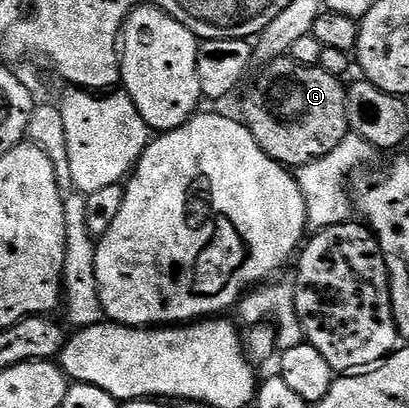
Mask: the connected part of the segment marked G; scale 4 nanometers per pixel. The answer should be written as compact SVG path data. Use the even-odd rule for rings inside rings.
M290 55L268 61L264 68L253 92L245 96L243 123L251 130L255 142L259 142L259 146L272 160L290 170L302 168L323 154L331 154L331 150L335 150L335 146L339 146L339 142L343 142L343 138L350 135L345 101L346 85L319 66L296 64Z

